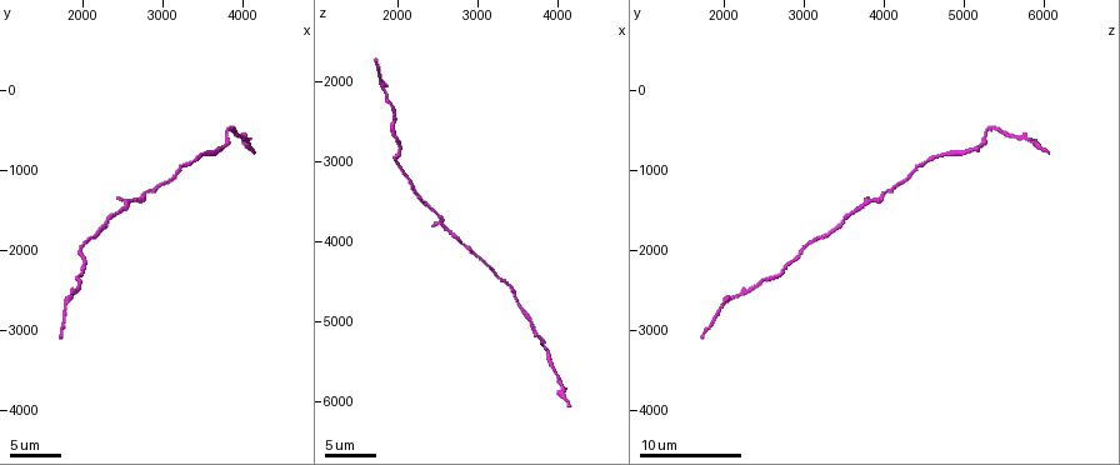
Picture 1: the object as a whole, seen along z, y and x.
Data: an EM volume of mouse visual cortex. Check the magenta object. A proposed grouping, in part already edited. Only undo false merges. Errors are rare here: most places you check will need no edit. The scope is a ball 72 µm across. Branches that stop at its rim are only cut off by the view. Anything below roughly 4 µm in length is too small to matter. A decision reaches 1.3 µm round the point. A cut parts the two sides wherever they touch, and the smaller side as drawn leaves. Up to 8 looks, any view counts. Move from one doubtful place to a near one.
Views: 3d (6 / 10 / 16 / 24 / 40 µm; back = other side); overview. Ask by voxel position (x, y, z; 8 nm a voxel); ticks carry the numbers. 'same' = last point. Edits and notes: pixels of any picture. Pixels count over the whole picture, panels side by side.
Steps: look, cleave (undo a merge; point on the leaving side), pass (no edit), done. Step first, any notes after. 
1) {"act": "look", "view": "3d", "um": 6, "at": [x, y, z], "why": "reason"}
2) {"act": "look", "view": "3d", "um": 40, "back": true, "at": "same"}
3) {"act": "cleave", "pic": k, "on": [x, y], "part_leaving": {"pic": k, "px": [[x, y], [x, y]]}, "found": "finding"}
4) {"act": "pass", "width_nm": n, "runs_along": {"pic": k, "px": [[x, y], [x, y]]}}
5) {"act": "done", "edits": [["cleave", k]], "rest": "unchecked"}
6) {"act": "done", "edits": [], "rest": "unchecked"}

{"act": "look", "view": "3d", "um": 10, "at": [3550, 800, 4850], "why": "sudden change in width"}

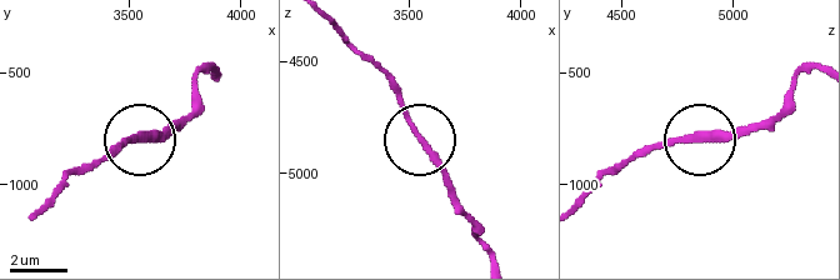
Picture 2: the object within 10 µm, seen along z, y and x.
{"act": "pass", "width_nm": 220, "runs_along": {"pic": 2, "px": [[585, 194], [650, 149], [763, 129]]}, "found": "all the same cell"}

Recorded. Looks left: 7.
{"act": "look", "view": "3d", "um": 16, "at": [3750, 550, 5250], "why": "a narrow waist"}

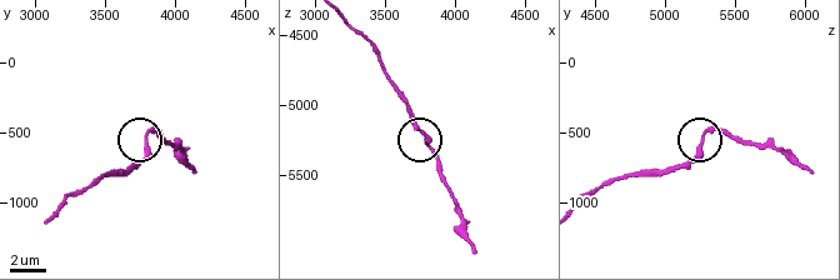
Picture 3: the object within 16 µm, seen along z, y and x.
{"act": "pass", "found": "one cell here"}

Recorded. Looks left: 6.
{"act": "look", "view": "3d", "um": 16, "at": [2700, 1400, 3900]}

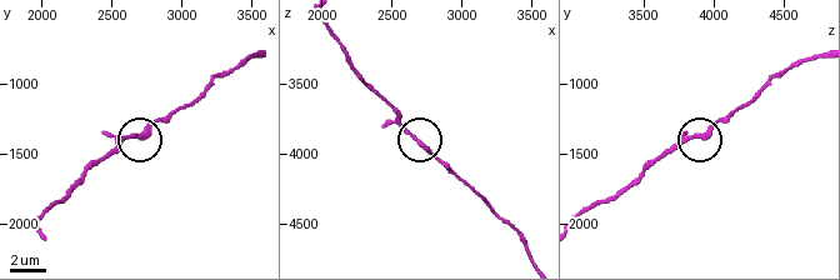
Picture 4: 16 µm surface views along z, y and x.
{"act": "pass", "width_nm": 230, "found": "continuous, no second cell"}

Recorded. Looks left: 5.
{"act": "look", "view": "3d", "um": 6, "at": [1850, 2550, 2200], "why": "a narrow waist"}

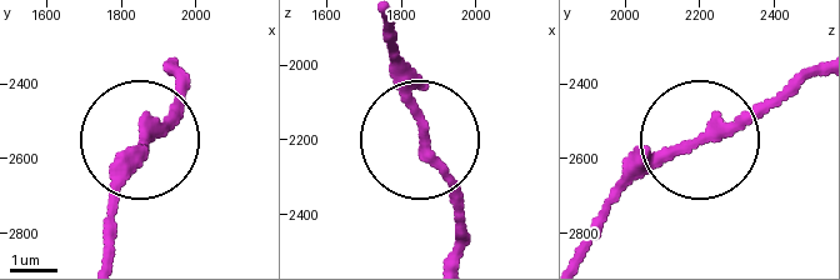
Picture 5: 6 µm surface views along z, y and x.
{"act": "pass", "runs_along": {"pic": 5, "px": [[818, 66], [650, 161], [594, 218]]}, "found": "continuous, no second cell"}

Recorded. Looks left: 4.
{"act": "done", "edits": [], "rest": "unchecked"}

